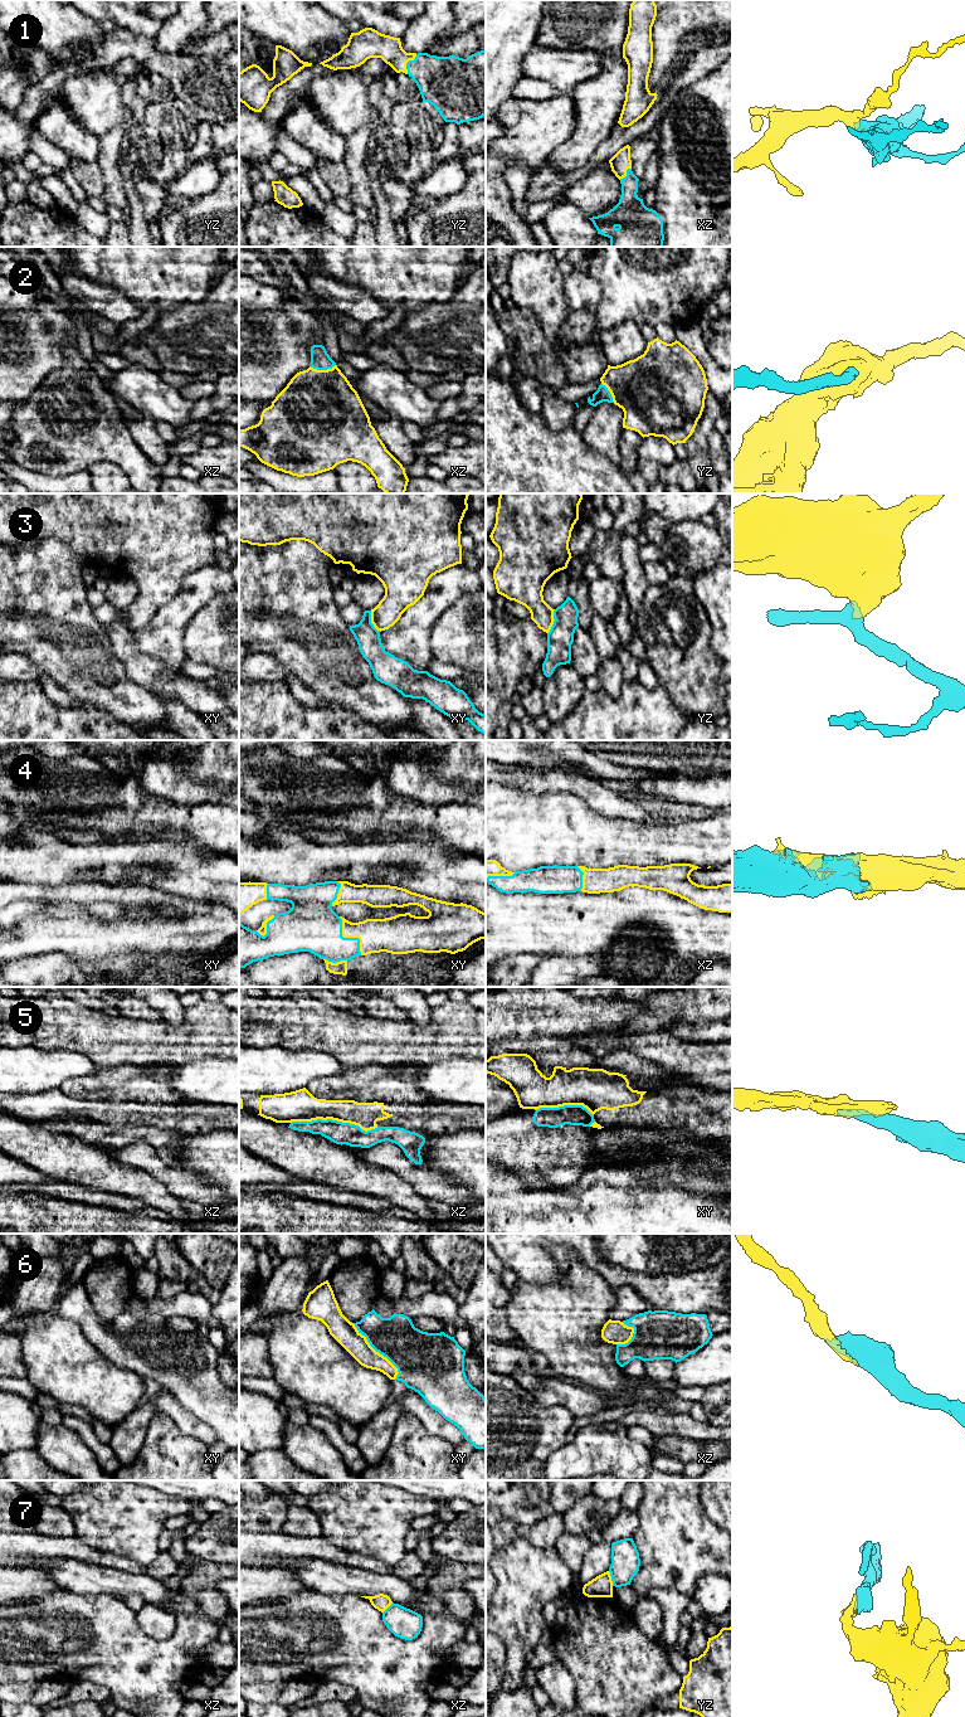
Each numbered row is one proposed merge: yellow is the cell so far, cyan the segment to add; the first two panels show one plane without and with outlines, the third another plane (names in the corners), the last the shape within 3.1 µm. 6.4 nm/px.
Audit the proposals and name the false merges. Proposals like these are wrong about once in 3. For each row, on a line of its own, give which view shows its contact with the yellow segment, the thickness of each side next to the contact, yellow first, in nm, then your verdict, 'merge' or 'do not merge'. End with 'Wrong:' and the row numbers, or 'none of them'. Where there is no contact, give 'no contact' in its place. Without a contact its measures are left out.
1: meets yellow in yz; 180 nm thick on the yellow side, 300 nm on the other; merge
2: meets yellow in xz; 500 nm thick on the yellow side, 120 nm on the other; merge
3: meets yellow in yz; 180 nm thick on the yellow side, 160 nm on the other; do not merge
4: meets yellow in xy; 220 nm thick on the yellow side, 320 nm on the other; merge
5: meets yellow in xz; 200 nm thick on the yellow side, 140 nm on the other; do not merge
6: meets yellow in xy; 150 nm thick on the yellow side, 300 nm on the other; merge
7: meets yellow in yz; 140 nm thick on the yellow side, 180 nm on the other; do not merge
Wrong: 3, 5, 7

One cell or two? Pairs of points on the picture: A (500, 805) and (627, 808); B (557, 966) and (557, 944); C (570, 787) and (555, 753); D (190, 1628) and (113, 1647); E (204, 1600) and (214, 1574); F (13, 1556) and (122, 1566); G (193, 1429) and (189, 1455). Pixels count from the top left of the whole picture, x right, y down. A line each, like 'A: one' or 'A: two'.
A: two
B: two
C: two
D: one
E: one
F: one
G: two

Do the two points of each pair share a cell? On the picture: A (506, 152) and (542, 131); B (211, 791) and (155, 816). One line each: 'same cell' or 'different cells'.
A: same cell
B: different cells

